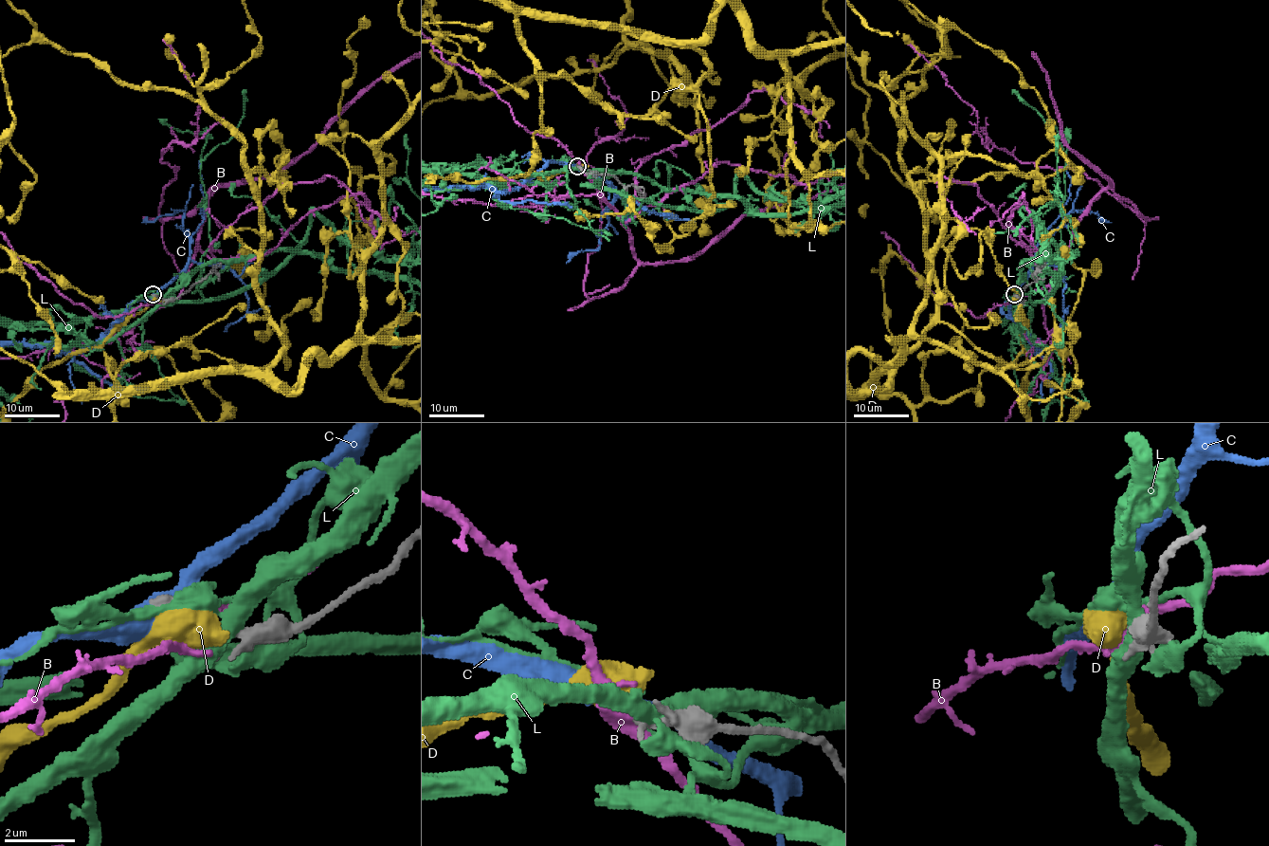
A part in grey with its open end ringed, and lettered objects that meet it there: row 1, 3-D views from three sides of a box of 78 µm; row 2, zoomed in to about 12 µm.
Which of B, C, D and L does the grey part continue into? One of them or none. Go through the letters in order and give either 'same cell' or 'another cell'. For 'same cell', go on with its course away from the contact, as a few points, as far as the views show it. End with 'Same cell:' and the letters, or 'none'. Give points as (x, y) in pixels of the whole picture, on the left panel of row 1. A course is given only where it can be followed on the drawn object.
B: another cell
C: another cell
D: another cell
L: another cell
Same cell: none

